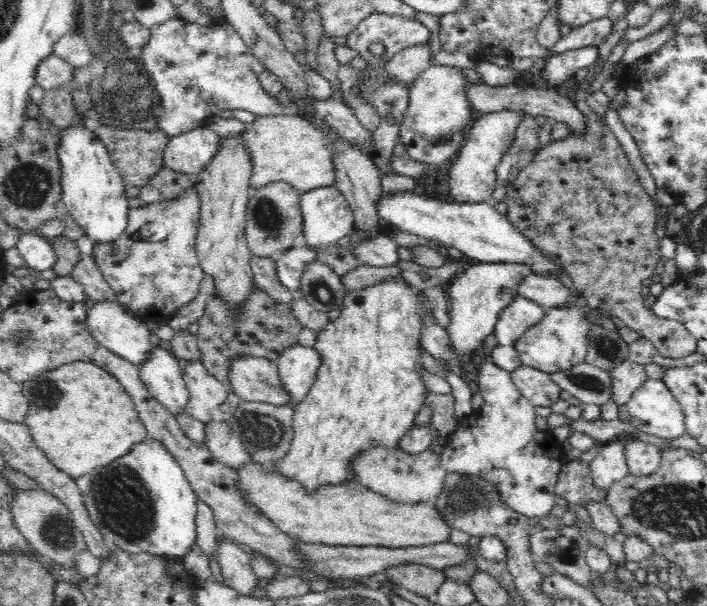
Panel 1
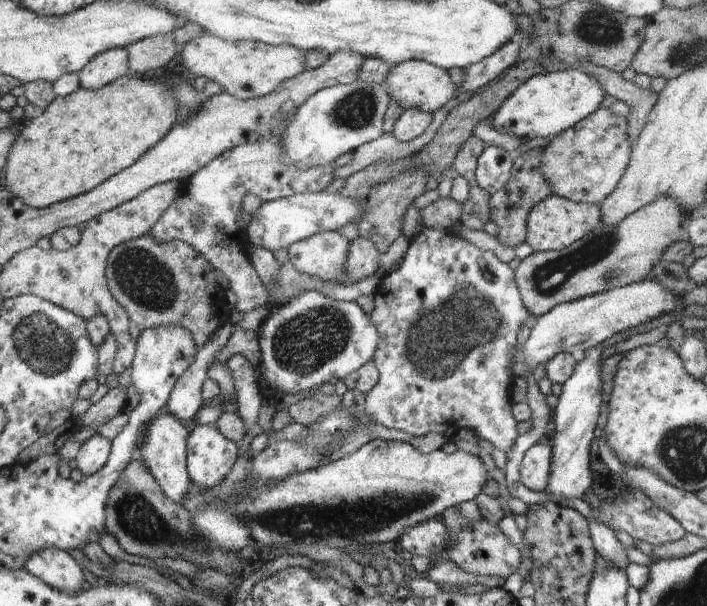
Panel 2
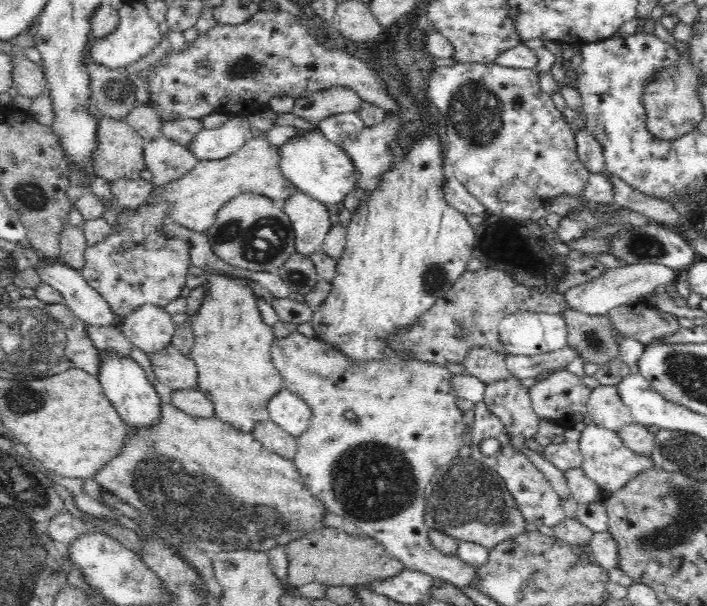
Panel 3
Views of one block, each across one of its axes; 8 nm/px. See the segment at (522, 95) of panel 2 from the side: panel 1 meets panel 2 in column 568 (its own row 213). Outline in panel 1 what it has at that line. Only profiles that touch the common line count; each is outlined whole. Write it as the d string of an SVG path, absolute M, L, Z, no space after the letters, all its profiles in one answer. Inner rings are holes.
M86 122L78 126L74 124L62 130L58 158L62 164L62 204L68 208L70 218L98 244L122 238L130 216L126 182L114 166L104 142L94 134L94 130L88 130Z

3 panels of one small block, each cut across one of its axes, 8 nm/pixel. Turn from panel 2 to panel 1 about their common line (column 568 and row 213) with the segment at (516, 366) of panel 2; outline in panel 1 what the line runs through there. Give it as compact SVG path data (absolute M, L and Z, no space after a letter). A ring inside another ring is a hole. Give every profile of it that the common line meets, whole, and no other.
M334 184L326 186L326 188L314 188L306 194L302 194L300 208L302 208L302 216L304 216L306 246L312 250L320 250L320 248L338 244L342 238L350 236L356 226L354 212L352 212L350 204L346 202L346 196Z

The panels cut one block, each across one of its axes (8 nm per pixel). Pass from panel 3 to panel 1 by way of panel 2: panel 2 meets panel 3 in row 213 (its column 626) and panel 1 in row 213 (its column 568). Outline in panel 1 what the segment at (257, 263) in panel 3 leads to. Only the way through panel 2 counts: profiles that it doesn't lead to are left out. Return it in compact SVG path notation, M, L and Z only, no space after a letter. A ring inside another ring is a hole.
M270 182L252 190L246 210L246 240L252 256L278 258L294 248L294 240L304 234L304 216L300 208L302 194L288 182Z

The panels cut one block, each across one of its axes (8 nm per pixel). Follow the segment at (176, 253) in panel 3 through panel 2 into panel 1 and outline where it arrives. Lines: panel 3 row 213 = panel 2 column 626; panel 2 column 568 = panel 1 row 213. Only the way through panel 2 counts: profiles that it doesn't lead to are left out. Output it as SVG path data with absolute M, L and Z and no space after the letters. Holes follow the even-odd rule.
M192 186L180 198L146 204L142 208L130 208L128 228L124 230L122 238L116 242L94 244L94 258L100 272L104 274L106 284L116 292L118 302L124 304L130 312L140 312L144 322L170 322L184 304L198 296L200 282L204 280L204 272L196 254L200 214L202 202L196 186ZM152 222L166 226L166 240L142 240L140 230Z

